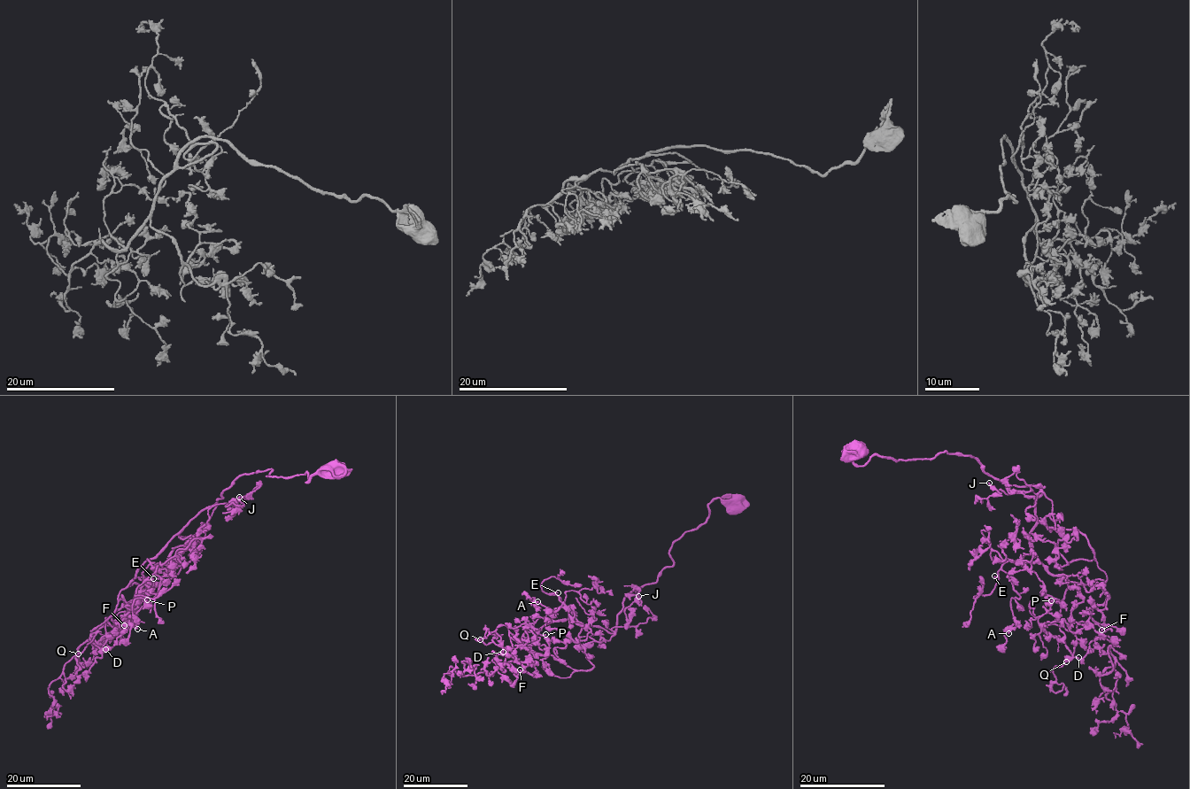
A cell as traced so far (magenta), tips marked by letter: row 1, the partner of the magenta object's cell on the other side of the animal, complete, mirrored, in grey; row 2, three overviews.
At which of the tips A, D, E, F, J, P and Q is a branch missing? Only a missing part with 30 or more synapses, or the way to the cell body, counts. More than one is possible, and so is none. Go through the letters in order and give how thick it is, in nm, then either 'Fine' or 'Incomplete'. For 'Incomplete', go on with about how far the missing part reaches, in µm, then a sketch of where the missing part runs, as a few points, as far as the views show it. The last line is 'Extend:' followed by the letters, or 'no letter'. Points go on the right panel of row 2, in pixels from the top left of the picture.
A: Thickness 150 nm. Fine
D: Thickness 160 nm. Fine
E: Thickness 170 nm. Incomplete. Missing length about 20 µm. Course of what is missing: (994, 576), (998, 573), (993, 582), (988, 585), (985, 610), (978, 623)
F: Thickness 110 nm. Fine
J: Thickness 200 nm. Fine
P: Thickness 240 nm. Fine
Q: Thickness 190 nm. Incomplete. Missing length about 15 µm. Course of what is missing: (1066, 661), (1063, 666), (1066, 671), (1081, 676), (1083, 686), (1098, 687)
Extend: E, Q

